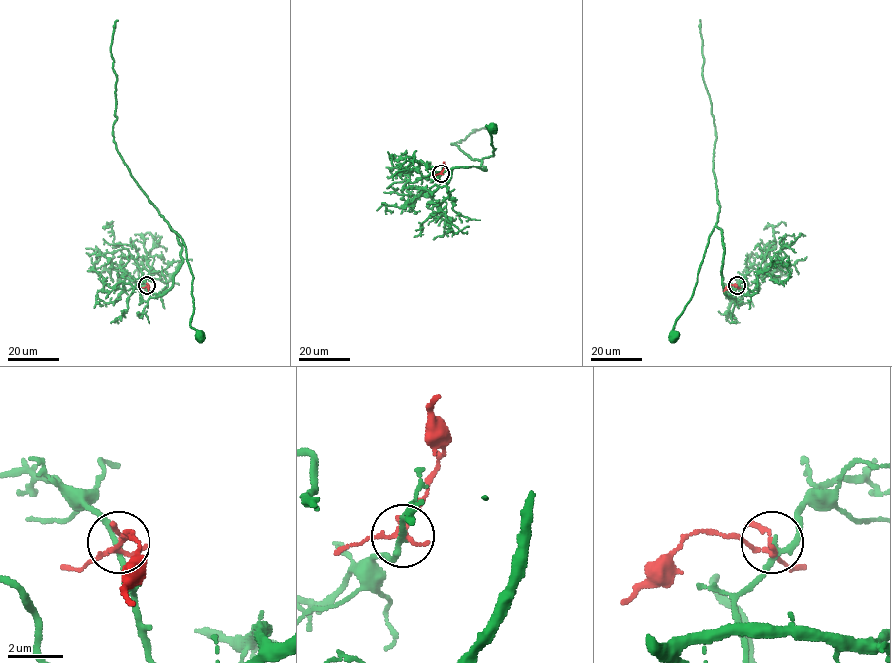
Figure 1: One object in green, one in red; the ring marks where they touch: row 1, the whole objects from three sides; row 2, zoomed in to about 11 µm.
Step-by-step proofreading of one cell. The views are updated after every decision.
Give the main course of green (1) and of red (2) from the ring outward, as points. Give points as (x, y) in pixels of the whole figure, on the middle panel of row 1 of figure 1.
1: (441, 173), (472, 166), (486, 170), (481, 165), (482, 159), (492, 156), (495, 148), (486, 126), (493, 128)
2: (441, 173), (444, 162)

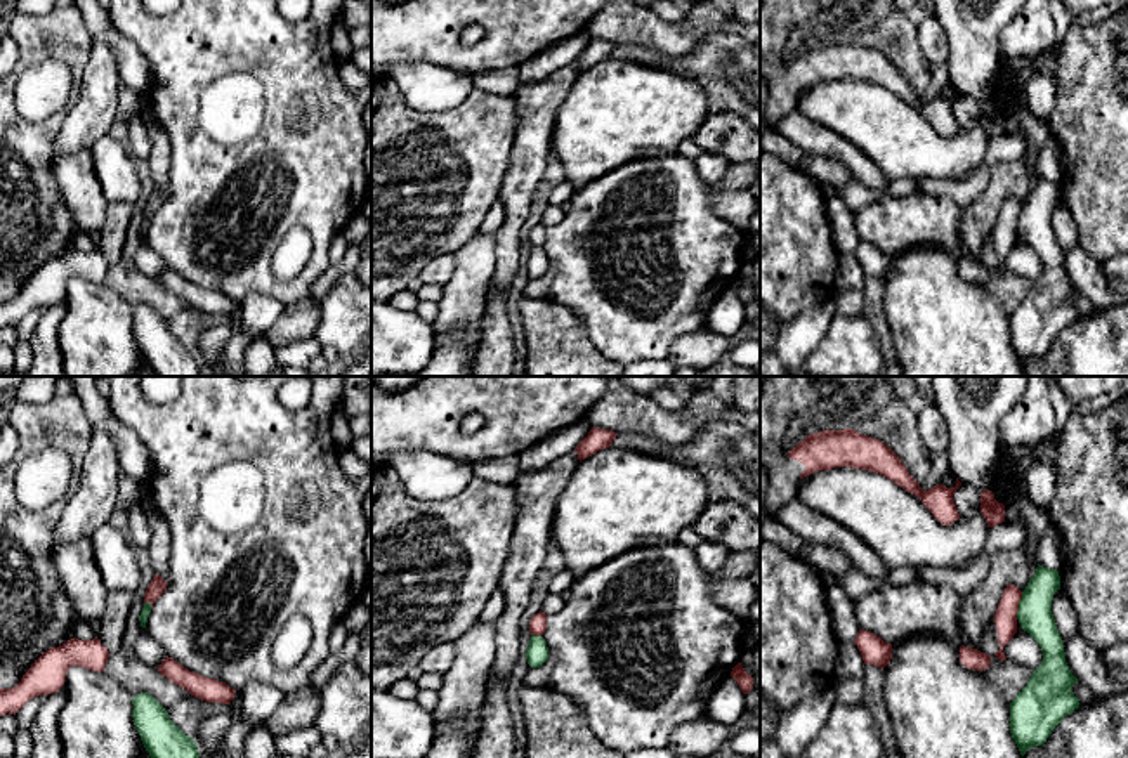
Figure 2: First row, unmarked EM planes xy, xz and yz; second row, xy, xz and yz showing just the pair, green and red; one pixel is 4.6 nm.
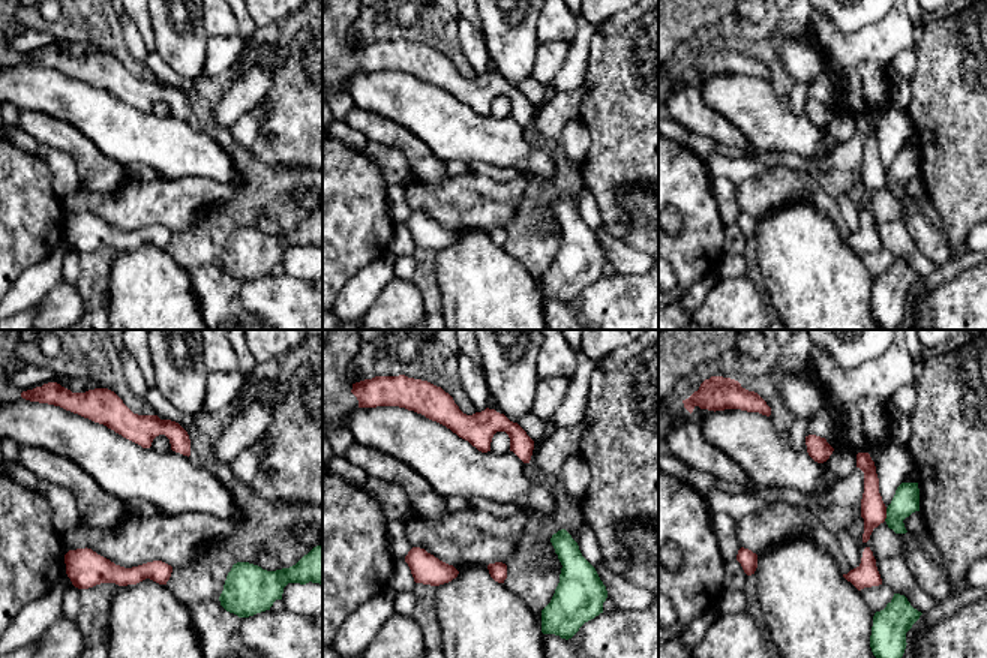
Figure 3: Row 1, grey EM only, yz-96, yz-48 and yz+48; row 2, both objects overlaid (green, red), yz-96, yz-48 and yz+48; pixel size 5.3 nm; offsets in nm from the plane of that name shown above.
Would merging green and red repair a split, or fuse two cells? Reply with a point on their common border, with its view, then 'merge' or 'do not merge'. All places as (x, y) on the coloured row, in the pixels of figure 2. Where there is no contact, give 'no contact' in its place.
meets green in yz at (1019, 606); do not merge

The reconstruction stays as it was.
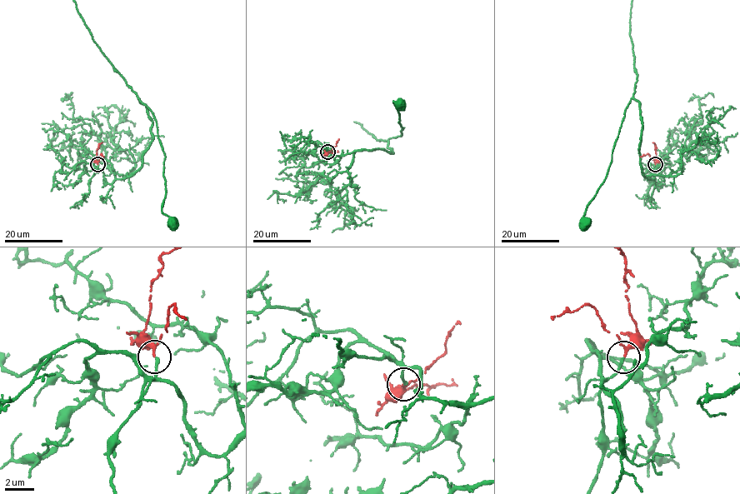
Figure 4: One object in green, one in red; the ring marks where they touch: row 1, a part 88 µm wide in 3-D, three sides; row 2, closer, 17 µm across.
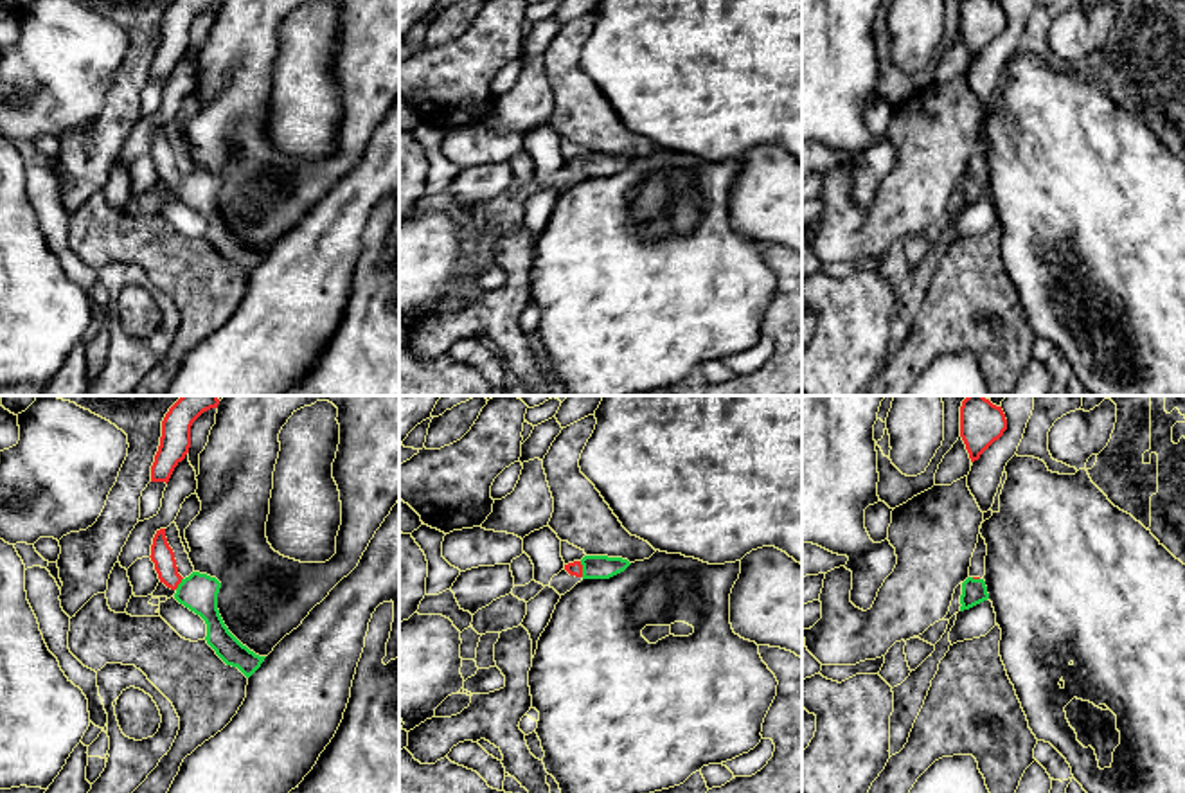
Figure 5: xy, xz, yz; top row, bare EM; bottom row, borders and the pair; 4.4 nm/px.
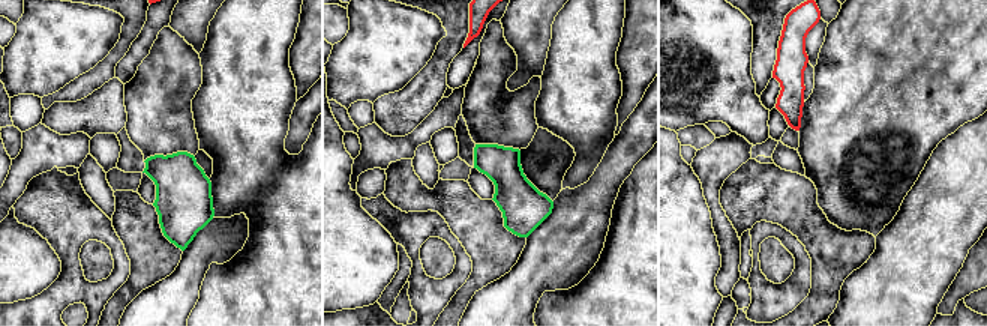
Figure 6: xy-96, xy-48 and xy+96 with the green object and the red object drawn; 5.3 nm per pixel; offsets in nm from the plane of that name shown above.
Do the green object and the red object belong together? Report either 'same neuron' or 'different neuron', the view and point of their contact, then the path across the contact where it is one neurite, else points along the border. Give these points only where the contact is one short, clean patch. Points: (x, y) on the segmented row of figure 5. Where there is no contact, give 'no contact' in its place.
same neuron; contact xz (583, 569); way xz (594, 567), (583, 569), (574, 569)

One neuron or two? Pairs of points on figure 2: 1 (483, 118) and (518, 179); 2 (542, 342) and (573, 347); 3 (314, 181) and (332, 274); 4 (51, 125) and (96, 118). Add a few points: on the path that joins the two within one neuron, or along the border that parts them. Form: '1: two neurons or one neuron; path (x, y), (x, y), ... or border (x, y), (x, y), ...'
1: two neurons; border (518, 122), (509, 167), (497, 198)
2: one neuron; path (549, 342), (566, 347)
3: two neurons; border (332, 264), (313, 283), (308, 295)
4: two neurons; border (80, 87), (78, 99), (63, 118), (52, 160)

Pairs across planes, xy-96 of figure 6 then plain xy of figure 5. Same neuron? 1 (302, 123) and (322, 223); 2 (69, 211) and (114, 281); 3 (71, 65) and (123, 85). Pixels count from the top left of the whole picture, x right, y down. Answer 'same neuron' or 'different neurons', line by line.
1: same neuron
2: same neuron
3: different neurons

